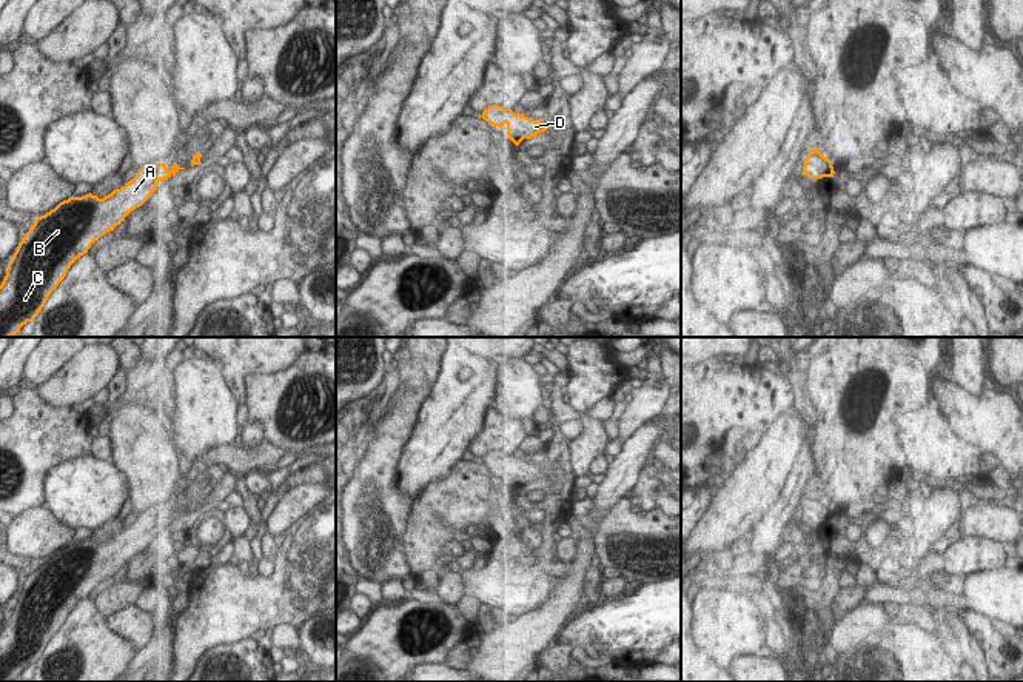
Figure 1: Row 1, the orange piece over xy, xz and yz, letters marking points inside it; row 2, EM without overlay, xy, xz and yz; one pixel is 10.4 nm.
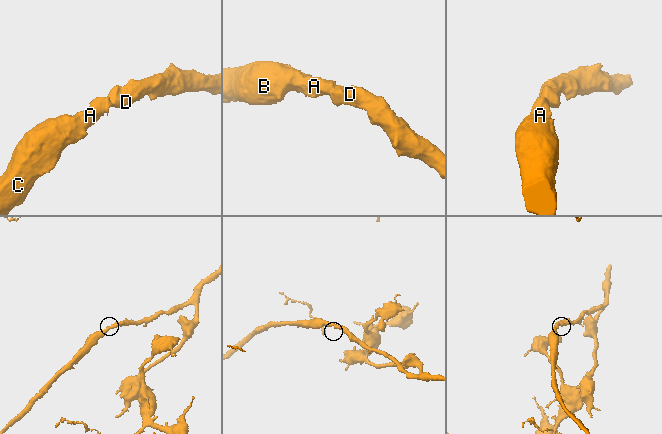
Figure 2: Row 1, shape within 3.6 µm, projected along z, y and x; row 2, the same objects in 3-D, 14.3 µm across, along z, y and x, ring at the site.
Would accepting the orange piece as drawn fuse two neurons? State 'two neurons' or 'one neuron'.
one neuron

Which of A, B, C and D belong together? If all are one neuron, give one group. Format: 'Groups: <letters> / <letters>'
Groups: A B C D.

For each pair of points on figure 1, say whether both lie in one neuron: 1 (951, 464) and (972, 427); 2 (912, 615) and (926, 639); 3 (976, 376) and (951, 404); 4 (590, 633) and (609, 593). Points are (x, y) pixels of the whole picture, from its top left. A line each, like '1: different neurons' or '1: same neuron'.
1: different neurons
2: different neurons
3: different neurons
4: different neurons

